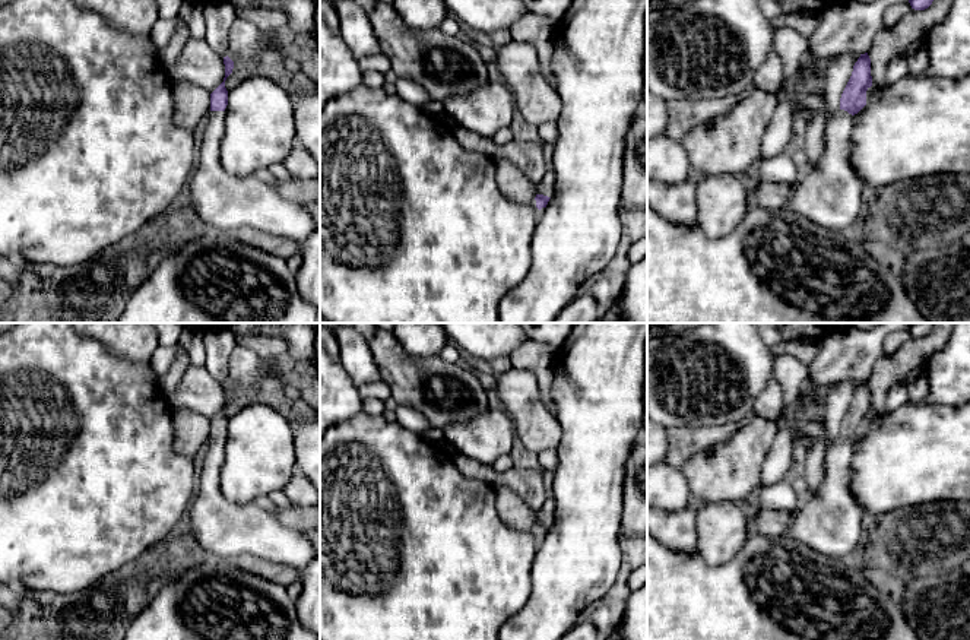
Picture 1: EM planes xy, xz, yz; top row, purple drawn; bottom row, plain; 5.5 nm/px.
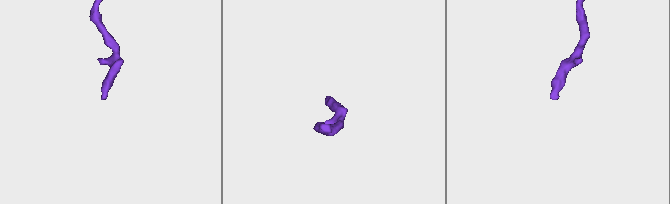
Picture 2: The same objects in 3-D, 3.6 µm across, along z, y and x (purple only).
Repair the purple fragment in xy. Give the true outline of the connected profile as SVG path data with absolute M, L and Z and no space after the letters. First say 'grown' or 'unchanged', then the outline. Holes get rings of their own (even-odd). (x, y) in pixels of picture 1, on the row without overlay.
grown | M224 384L224 409L210 421L210 440L203 457L203 468L197 479L197 489L190 504L184 526L193 533L197 544L212 557L232 561L248 554L259 560L294 567L302 571L318 554L320 546L314 535L280 525L273 514L257 504L235 504L221 491L221 466L224 463L225 435L228 433L226 405L232 400L234 389Z

